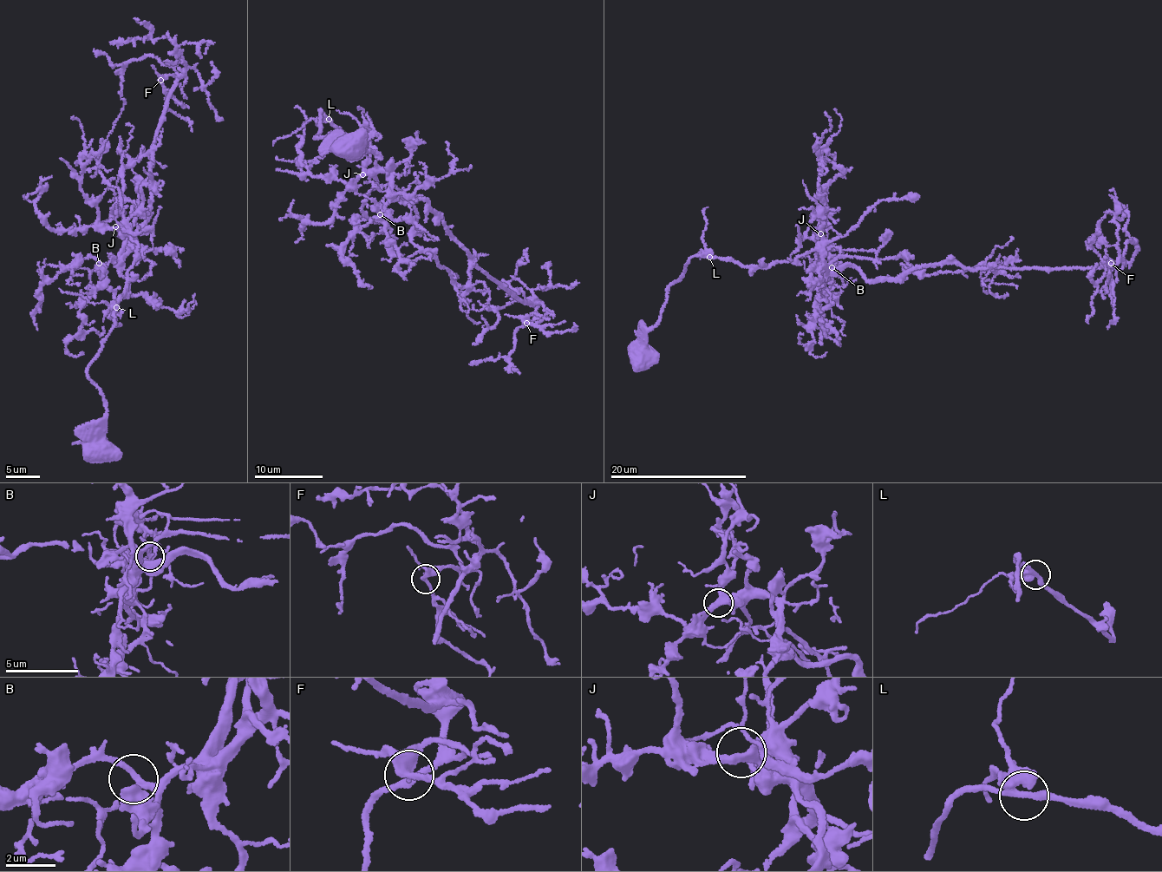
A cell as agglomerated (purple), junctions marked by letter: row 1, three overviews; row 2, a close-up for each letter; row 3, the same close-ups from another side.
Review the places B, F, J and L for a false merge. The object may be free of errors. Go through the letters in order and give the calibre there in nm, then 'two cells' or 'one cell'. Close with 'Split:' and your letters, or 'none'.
B: 220 nm | one cell
F: 300 nm | one cell
J: 360 nm | one cell
L: 320 nm | one cell
Split: none

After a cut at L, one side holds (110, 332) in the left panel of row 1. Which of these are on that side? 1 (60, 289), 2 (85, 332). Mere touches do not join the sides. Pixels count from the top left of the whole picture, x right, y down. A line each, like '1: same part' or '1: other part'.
1: same part
2: other part

